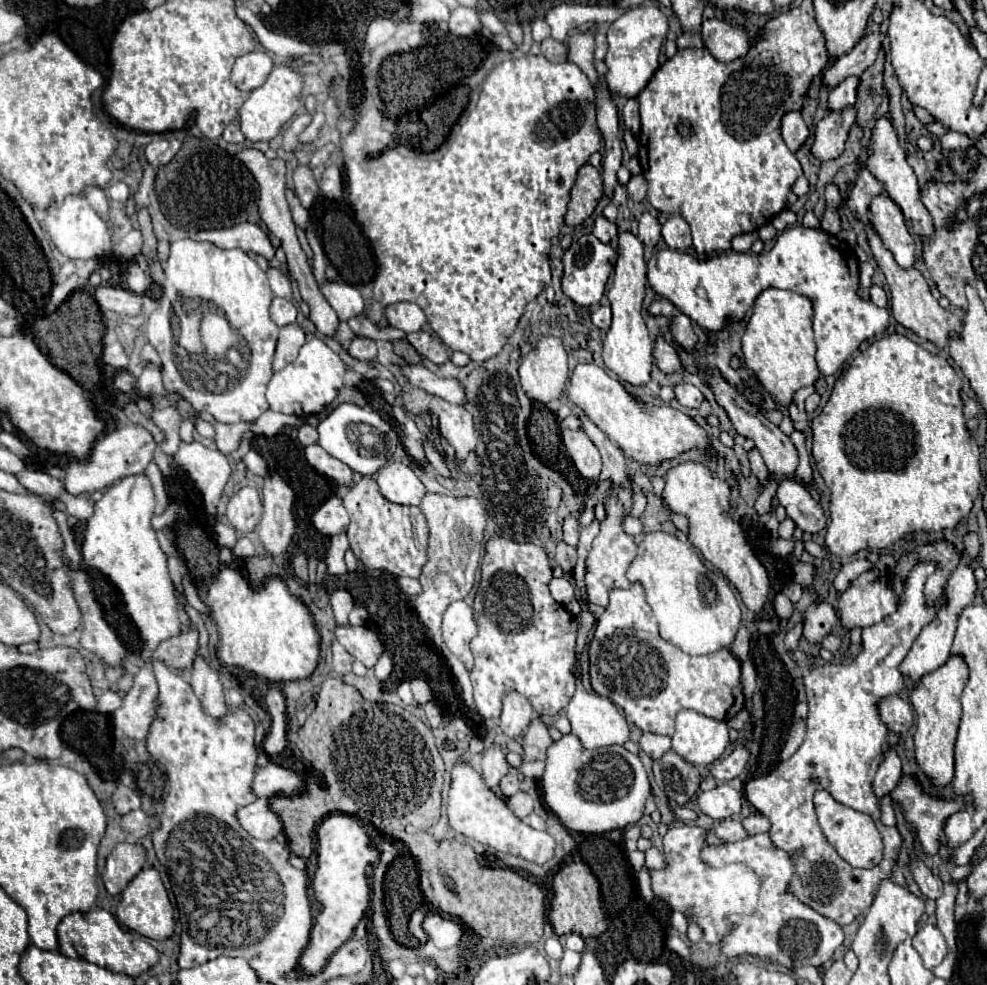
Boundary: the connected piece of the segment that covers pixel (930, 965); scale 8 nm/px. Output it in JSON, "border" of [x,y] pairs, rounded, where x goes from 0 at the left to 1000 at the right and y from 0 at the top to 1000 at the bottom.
{"border":[[[948,939],[932,941],[930,947],[924,951],[924,959],[932,968],[938,984],[946,984],[948,980],[952,980],[960,968],[958,953]]]}

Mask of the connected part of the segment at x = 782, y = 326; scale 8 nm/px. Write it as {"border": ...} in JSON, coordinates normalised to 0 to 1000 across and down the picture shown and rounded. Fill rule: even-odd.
{"border":[[[774,293],[762,310],[762,318],[752,340],[754,369],[782,403],[800,411],[802,401],[817,391],[825,391],[831,377],[827,371],[827,348],[823,336],[823,306],[804,295]]]}

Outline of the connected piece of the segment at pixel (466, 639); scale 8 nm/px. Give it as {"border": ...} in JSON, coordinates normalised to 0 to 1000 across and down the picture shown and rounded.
{"border":[[[460,610],[448,630],[448,647],[454,659],[466,667],[466,671],[478,679],[478,661],[476,661],[476,651],[484,643],[482,630],[478,616],[470,610]]]}

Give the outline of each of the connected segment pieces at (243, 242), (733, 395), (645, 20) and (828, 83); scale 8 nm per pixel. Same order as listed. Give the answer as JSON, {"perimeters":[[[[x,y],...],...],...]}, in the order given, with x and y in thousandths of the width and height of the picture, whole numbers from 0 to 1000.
{"perimeters":[[[[243,226],[243,228],[237,228],[233,232],[201,235],[195,239],[195,243],[213,245],[225,253],[243,251],[251,257],[259,257],[259,259],[265,259],[270,263],[278,261],[278,251],[276,251],[272,239],[257,226]]],[[[719,377],[719,379],[717,379],[717,385],[719,385],[721,393],[723,393],[725,407],[738,417],[744,436],[746,436],[750,442],[764,446],[768,458],[770,458],[772,464],[774,464],[774,470],[776,470],[778,478],[780,478],[780,480],[804,480],[806,474],[809,474],[809,458],[806,458],[804,450],[800,448],[800,444],[794,442],[782,427],[778,427],[764,411],[760,411],[760,409],[758,409],[742,391],[738,391],[727,379]]],[[[648,5],[634,11],[628,19],[624,19],[616,29],[616,54],[614,66],[616,76],[614,84],[620,94],[630,94],[634,98],[644,98],[663,78],[667,70],[667,56],[671,44],[677,36],[677,17],[665,5]]],[[[881,34],[875,36],[871,40],[871,44],[857,54],[855,58],[847,60],[833,76],[831,80],[831,88],[847,88],[851,82],[855,82],[857,78],[865,78],[871,76],[877,68],[881,68],[888,60],[888,54],[894,46],[894,36],[892,34]]]]}

